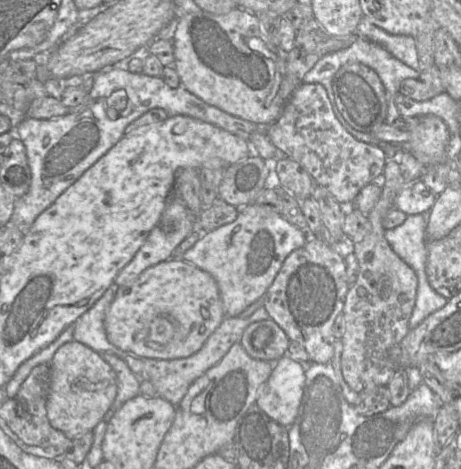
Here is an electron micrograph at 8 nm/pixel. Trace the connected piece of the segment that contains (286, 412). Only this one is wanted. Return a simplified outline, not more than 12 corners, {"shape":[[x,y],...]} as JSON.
{"shape":[[284,355],[255,404],[289,427],[298,415],[305,365]]}

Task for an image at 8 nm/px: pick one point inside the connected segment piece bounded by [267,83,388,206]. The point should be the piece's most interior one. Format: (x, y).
(307, 131)

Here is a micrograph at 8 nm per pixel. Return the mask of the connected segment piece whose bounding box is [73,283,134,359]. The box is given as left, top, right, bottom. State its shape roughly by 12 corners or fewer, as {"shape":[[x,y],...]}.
{"shape":[[113,283],[75,323],[73,340],[99,354],[134,355],[111,344],[105,317],[118,285]]}

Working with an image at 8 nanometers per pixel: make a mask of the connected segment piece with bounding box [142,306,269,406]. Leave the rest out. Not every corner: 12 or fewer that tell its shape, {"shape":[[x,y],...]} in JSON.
{"shape":[[269,314],[225,318],[194,354],[143,358],[143,380],[177,406],[244,330]]}

